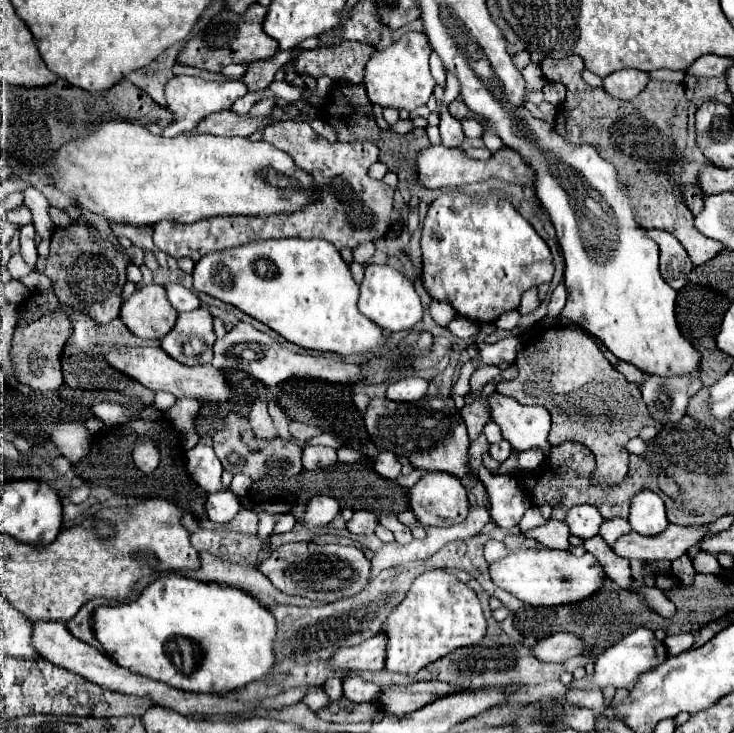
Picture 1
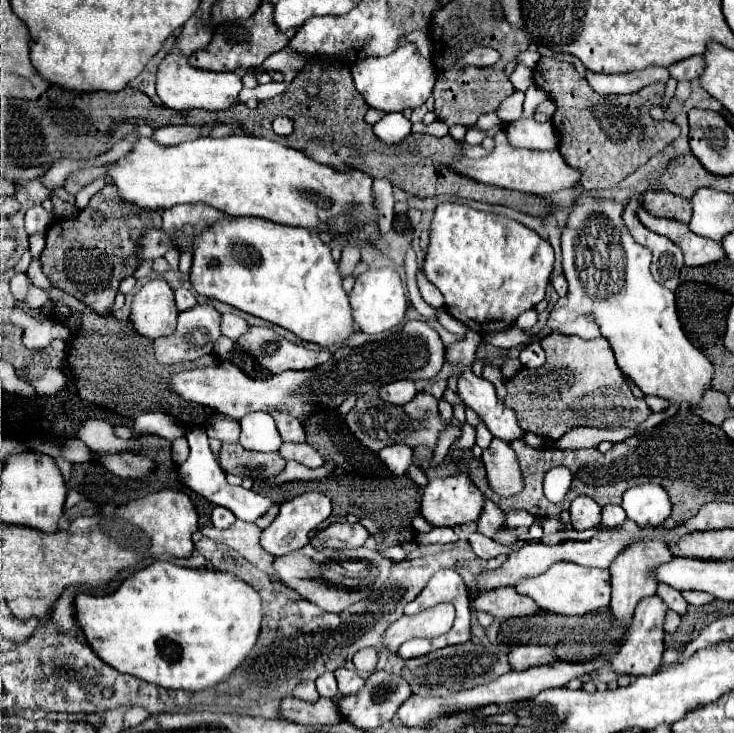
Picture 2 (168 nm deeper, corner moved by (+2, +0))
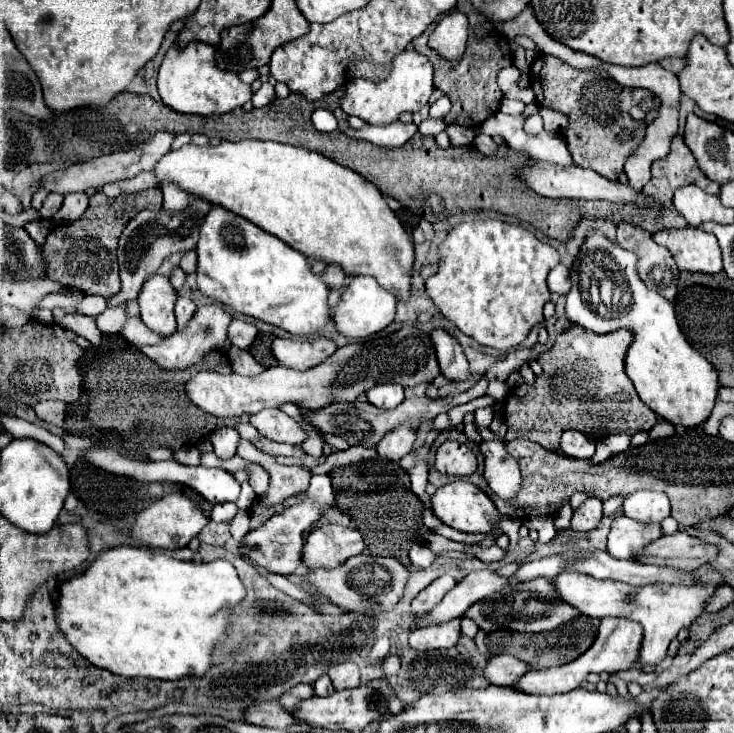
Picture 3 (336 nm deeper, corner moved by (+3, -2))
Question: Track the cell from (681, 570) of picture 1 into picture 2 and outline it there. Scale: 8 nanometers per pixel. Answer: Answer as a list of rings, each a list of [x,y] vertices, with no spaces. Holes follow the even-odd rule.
[[[684,591],[682,595],[684,595],[684,599],[686,599],[690,605],[694,605],[696,607],[702,607],[702,605],[712,603],[712,601],[716,599],[716,597],[709,593],[702,591]]]

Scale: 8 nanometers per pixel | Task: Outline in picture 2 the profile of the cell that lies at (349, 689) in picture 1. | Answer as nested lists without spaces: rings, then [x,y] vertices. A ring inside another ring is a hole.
[[[336,669],[334,671],[336,681],[338,681],[338,691],[340,695],[350,695],[350,693],[358,693],[364,685],[362,675],[358,675],[356,671],[350,669]]]

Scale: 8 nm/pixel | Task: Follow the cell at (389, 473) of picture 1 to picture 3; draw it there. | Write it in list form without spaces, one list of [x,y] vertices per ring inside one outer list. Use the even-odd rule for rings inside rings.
[[[397,427],[379,441],[377,453],[389,461],[401,461],[407,453],[413,451],[413,443],[415,431],[411,431],[411,427]]]

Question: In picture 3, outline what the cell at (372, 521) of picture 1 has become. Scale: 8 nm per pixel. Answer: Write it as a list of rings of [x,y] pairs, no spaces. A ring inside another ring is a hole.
[[[321,525],[313,529],[303,547],[303,561],[309,567],[337,567],[345,559],[365,549],[357,529],[341,525]]]

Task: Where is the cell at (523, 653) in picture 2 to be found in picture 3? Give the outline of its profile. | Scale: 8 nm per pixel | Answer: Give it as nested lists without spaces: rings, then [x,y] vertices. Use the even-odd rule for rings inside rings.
[[[497,655],[489,659],[487,679],[491,685],[513,685],[521,675],[529,671],[529,665],[513,655]]]

